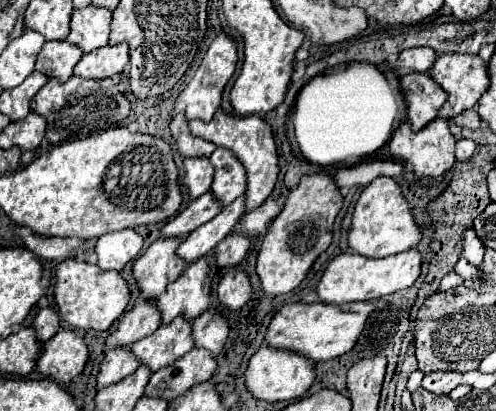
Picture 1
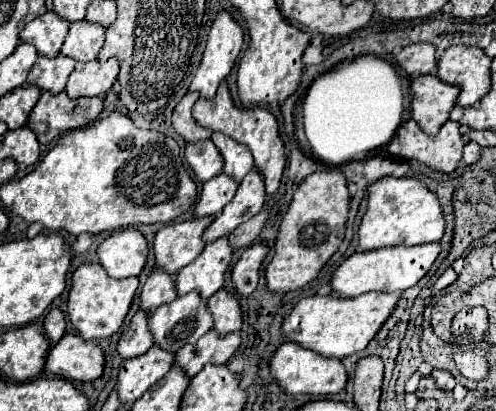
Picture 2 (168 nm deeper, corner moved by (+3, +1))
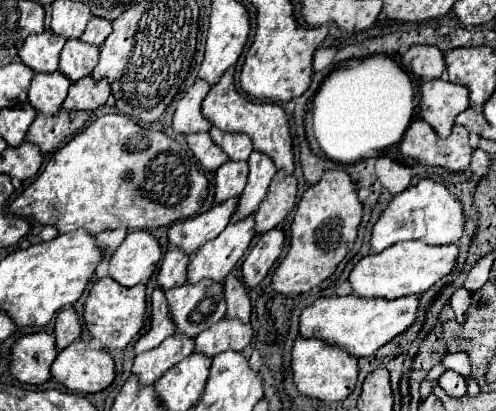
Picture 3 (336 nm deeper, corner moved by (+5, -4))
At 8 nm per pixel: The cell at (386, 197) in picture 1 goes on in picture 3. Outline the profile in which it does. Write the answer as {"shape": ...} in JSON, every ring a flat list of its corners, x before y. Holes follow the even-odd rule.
{"shape":[[429,178,395,194,371,232,371,252,381,252,401,240,421,240,425,244,453,244,463,234,463,208,443,184]]}

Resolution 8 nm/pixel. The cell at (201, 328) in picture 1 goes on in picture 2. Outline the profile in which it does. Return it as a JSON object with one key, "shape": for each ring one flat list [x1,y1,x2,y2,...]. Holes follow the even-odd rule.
{"shape":[[219,289,215,295,211,295,207,299,207,303,209,303,209,311,213,313,213,319,215,319,215,329,221,335,241,329,241,325,243,325,241,305,233,293,229,293,227,289]]}

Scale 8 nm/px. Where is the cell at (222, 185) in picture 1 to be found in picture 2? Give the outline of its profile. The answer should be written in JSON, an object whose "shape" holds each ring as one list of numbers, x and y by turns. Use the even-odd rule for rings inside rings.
{"shape":[[213,133,211,141,217,145,217,149,221,151,223,159,225,159,223,173,227,173,227,175,231,175,233,179,241,181,241,179,253,169,251,151,245,149,245,145,233,141,231,137,227,137,227,135,223,135,223,133]]}

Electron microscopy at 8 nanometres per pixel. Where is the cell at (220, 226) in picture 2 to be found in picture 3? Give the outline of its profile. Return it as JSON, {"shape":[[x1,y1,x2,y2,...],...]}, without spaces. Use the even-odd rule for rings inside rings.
{"shape":[[253,152,253,154,249,156,247,186,245,186,245,190,243,190,241,196,239,196,237,210,235,210,235,214,231,216,231,222,249,218,251,214,257,212,257,208,261,206,261,202,263,202,265,196,267,196,267,190,269,190,269,184,271,184,271,178,273,178,275,172,277,172,277,170,275,170,273,162,271,162,269,158,265,158,265,154]]}

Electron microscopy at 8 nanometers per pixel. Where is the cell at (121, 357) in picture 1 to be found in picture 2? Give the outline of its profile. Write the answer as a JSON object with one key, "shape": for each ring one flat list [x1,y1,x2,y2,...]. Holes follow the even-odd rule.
{"shape":[[139,309,131,319,131,323,125,327,117,343,117,351,123,359,143,355,153,347,153,337,147,329,147,319,149,319,149,313,145,309]]}

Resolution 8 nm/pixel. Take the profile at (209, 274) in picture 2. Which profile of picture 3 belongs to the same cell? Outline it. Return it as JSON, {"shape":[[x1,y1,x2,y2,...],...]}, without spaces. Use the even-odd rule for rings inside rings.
{"shape":[[253,218,231,222,217,238,205,242,187,266,187,282,223,282,251,244,253,224]]}

